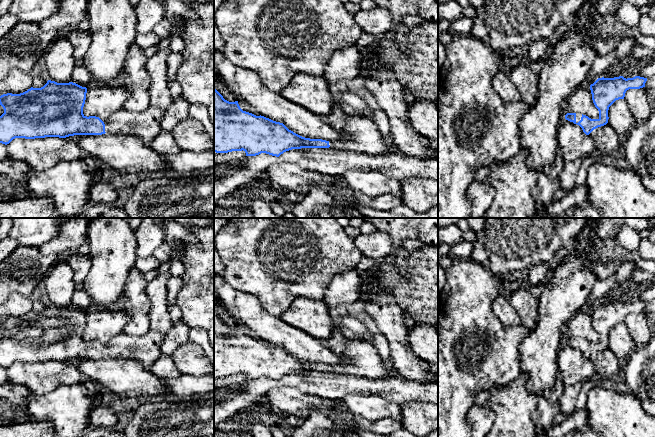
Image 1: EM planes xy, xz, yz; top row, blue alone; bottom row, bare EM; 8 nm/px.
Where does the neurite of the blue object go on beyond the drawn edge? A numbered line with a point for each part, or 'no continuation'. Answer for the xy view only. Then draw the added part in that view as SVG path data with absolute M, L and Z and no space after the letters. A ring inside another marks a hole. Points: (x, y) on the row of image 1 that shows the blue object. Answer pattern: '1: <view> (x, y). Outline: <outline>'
1: xy (146, 125). Outline: M150 105L142 112L121 109L102 120L108 134L127 134L137 136L144 144L150 145L162 131L165 111Z

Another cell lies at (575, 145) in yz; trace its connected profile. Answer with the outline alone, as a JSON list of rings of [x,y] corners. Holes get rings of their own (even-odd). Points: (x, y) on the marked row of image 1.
[[[565,118],[560,121],[557,129],[557,148],[562,152],[564,162],[582,161],[597,153],[596,144],[590,135]]]

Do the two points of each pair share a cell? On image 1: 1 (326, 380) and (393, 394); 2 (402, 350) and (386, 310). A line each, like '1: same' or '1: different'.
1: same
2: same

